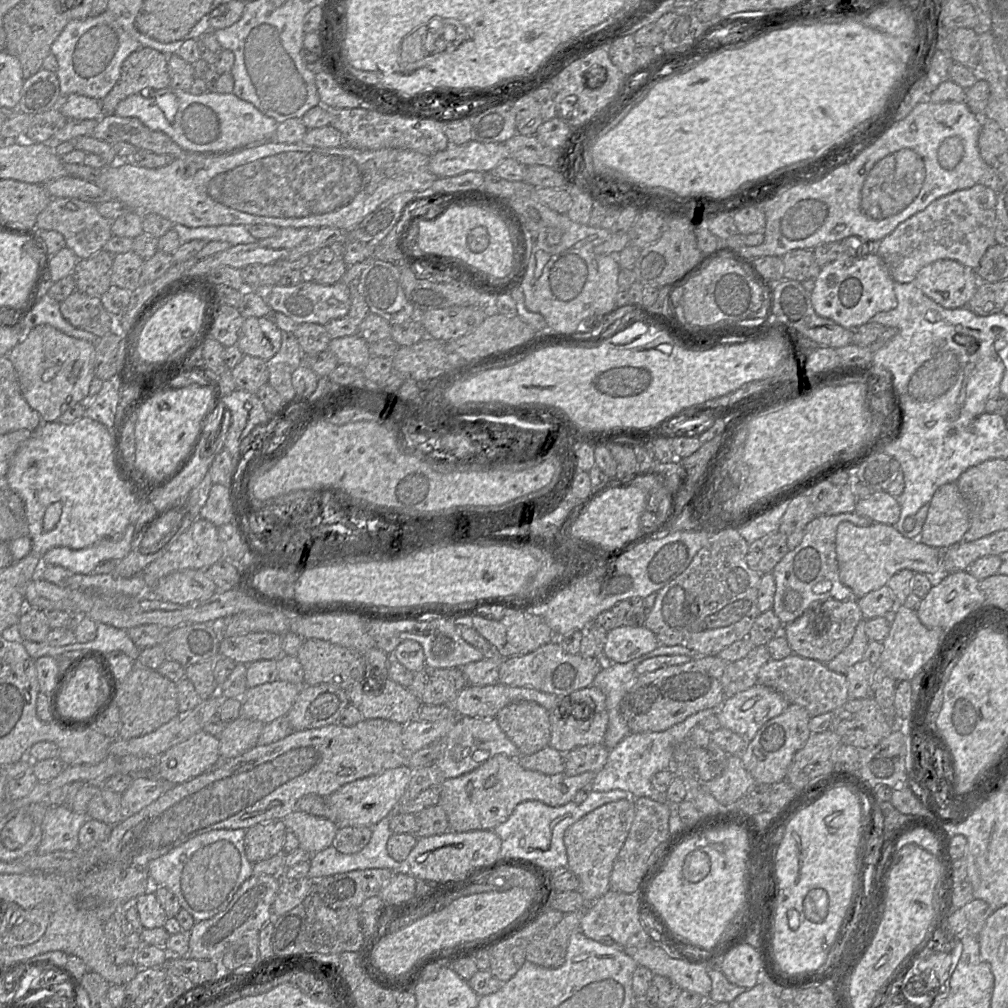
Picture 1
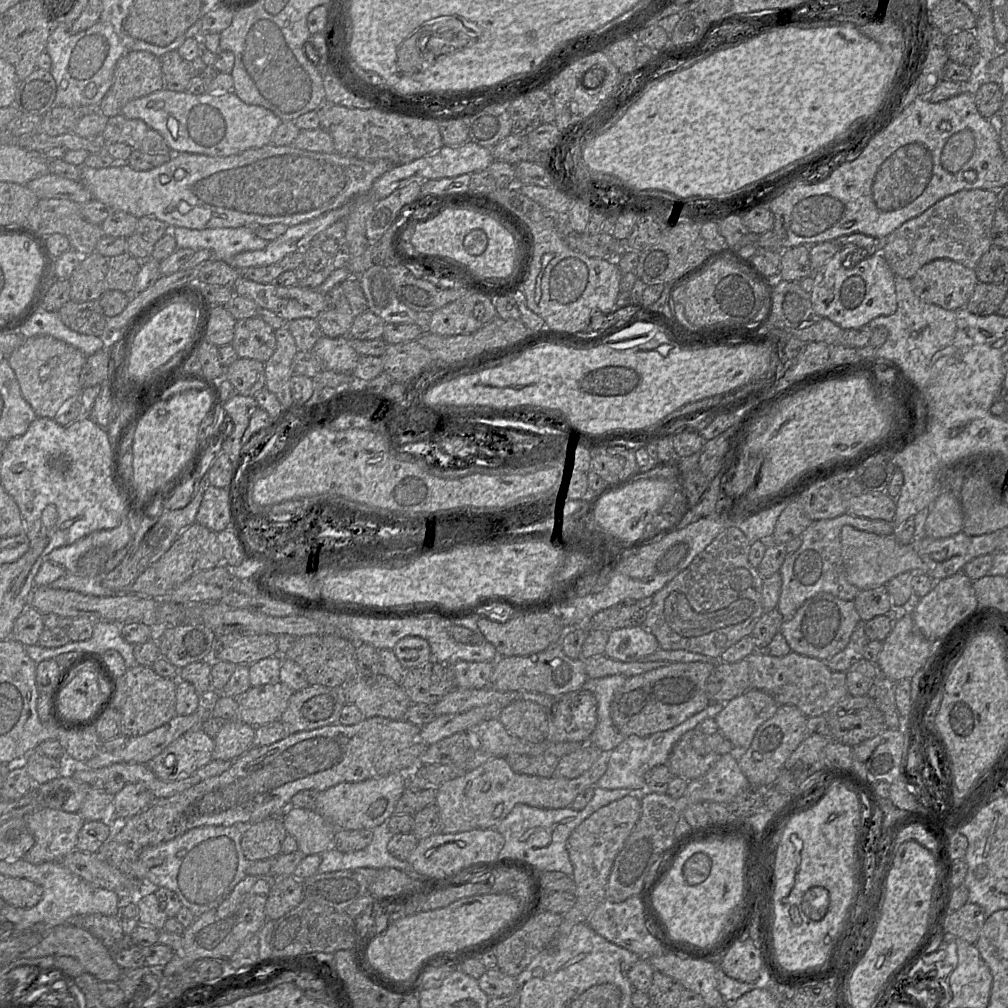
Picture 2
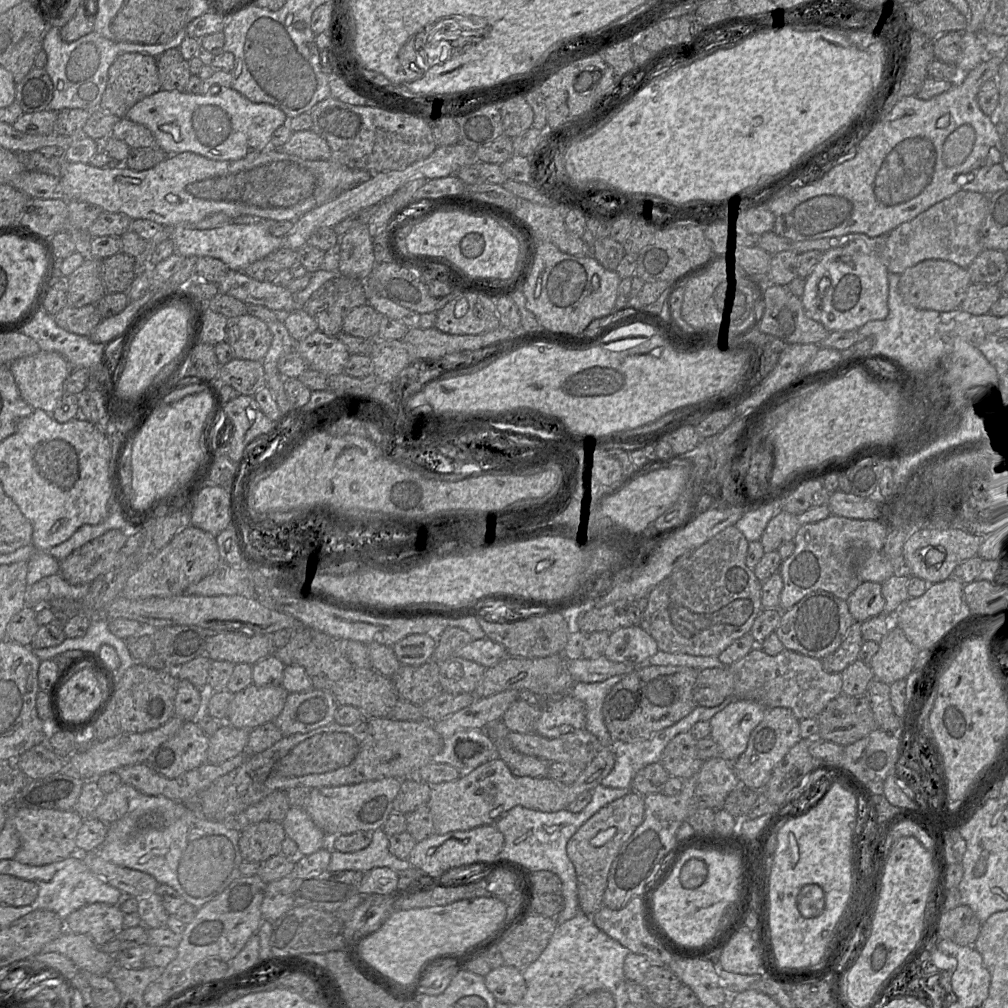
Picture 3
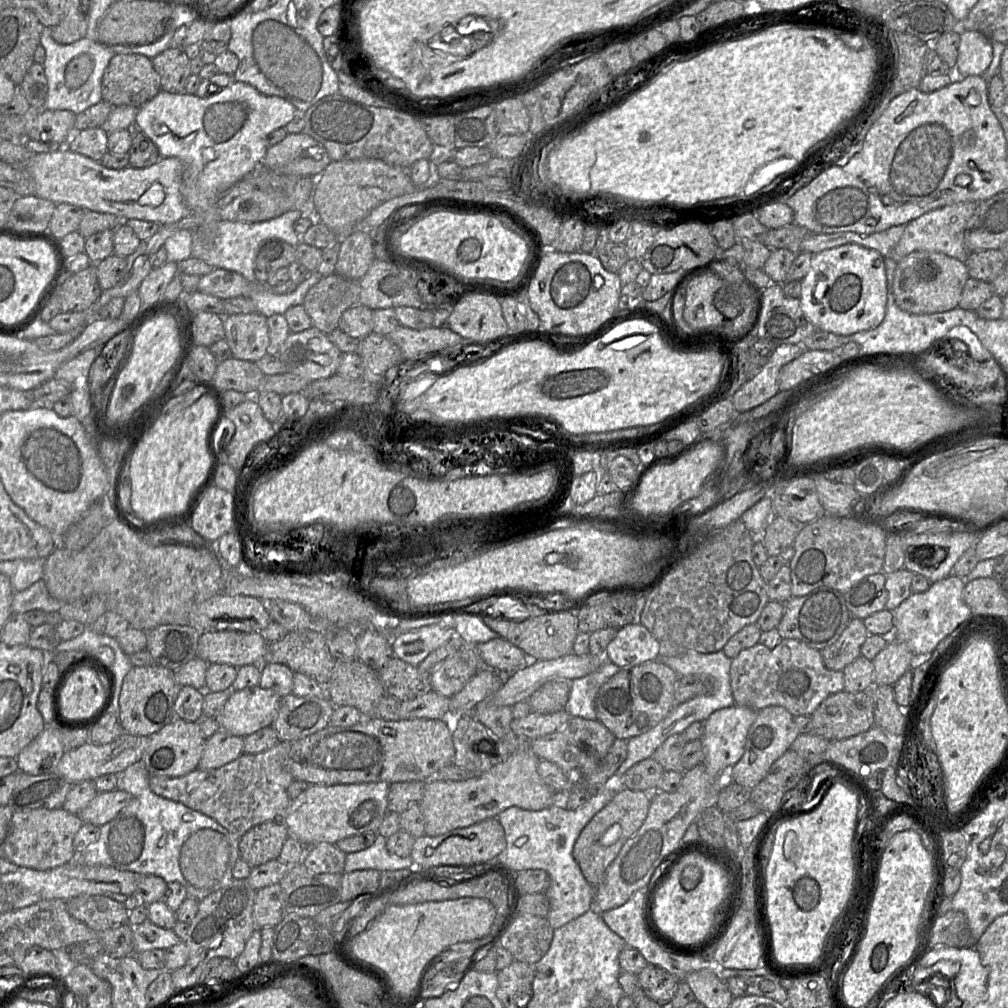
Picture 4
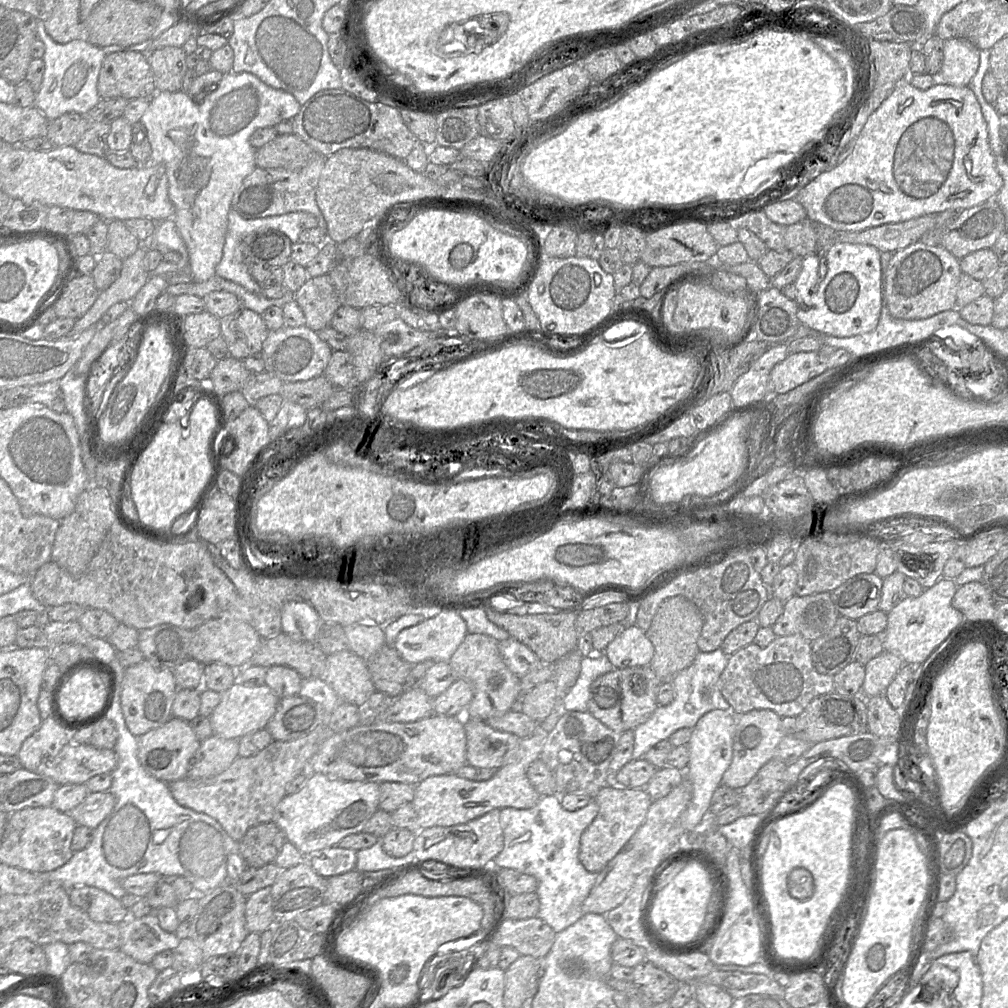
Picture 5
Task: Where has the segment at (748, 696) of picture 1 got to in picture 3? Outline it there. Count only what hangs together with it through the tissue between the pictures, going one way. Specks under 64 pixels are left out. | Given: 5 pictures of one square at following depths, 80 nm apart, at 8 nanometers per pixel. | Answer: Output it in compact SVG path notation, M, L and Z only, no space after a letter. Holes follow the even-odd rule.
M733 699L710 720L710 737L719 745L720 756L735 761L747 748L753 729L764 718L766 708L748 699Z

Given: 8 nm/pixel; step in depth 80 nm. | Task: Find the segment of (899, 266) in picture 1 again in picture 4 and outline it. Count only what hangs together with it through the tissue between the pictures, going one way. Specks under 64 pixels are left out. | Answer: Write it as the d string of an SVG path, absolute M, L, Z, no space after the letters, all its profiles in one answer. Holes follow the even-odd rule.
M961 202L937 208L927 212L906 224L898 243L891 249L889 256L895 261L915 251L930 251L943 253L952 258L965 262L970 252L965 245L966 224L973 216L978 203Z

